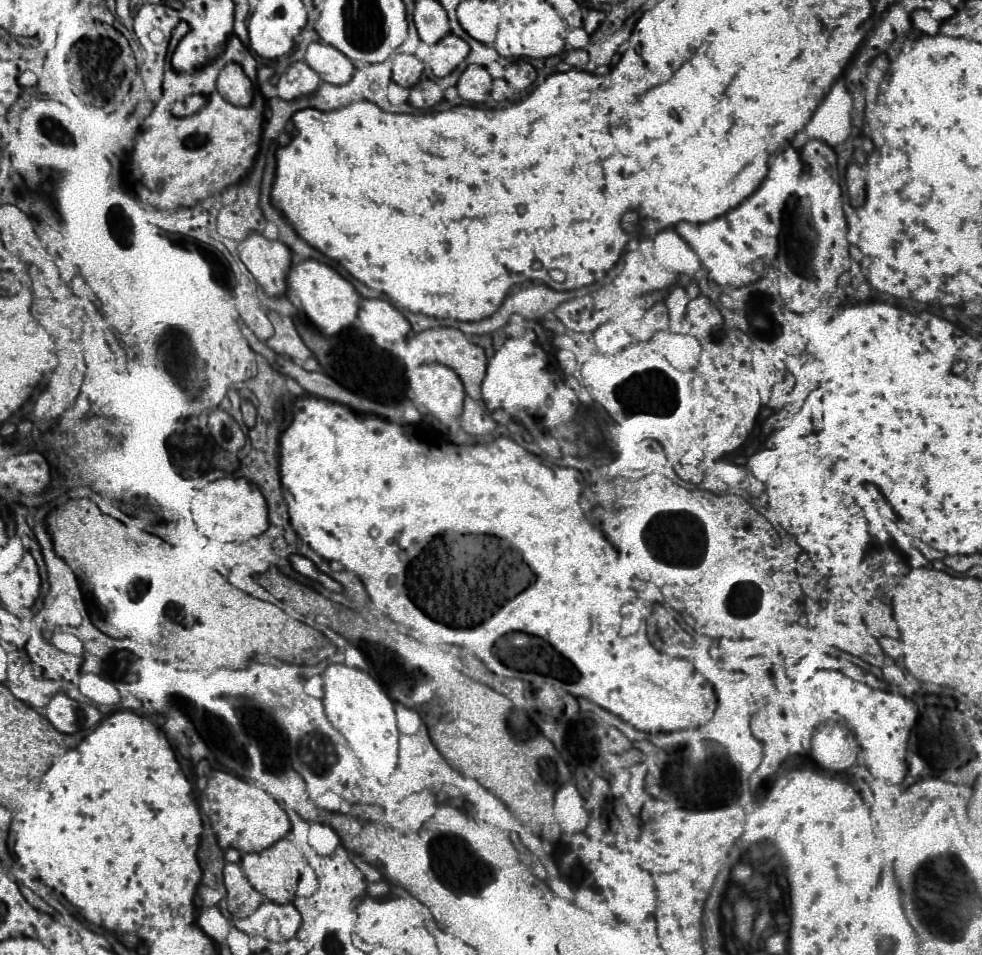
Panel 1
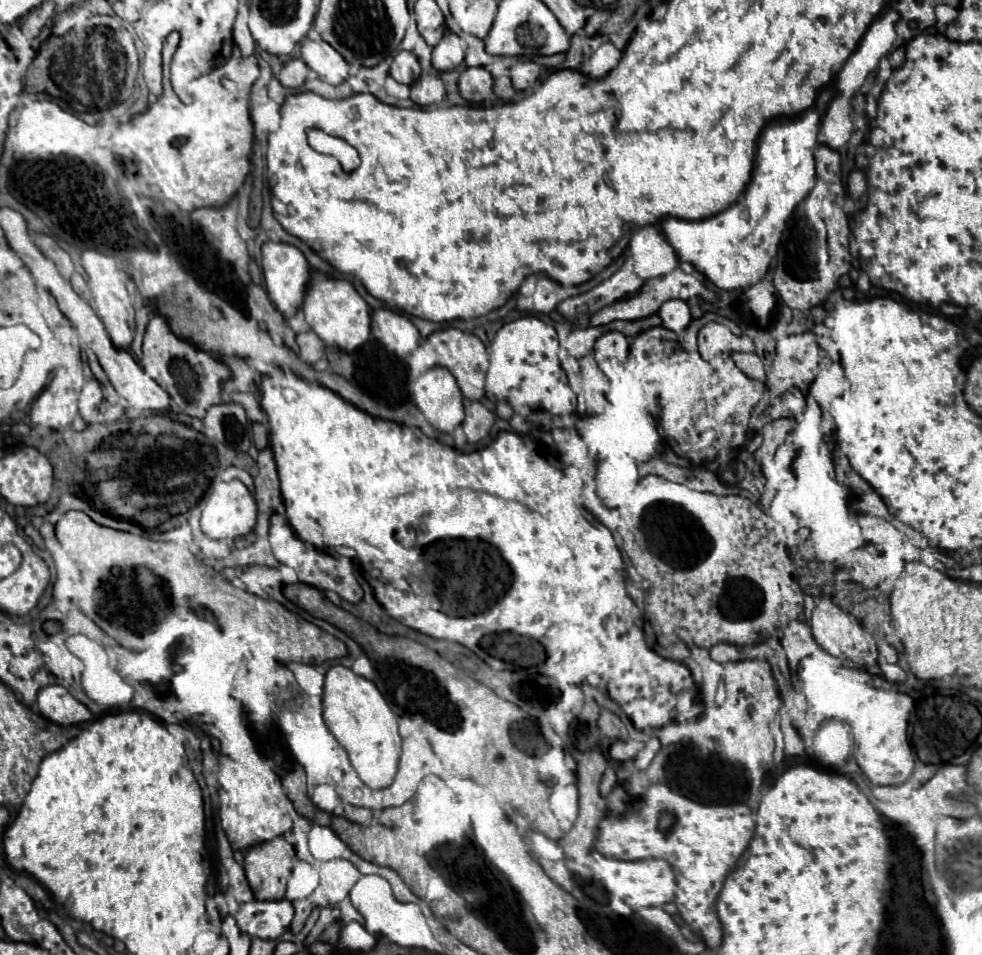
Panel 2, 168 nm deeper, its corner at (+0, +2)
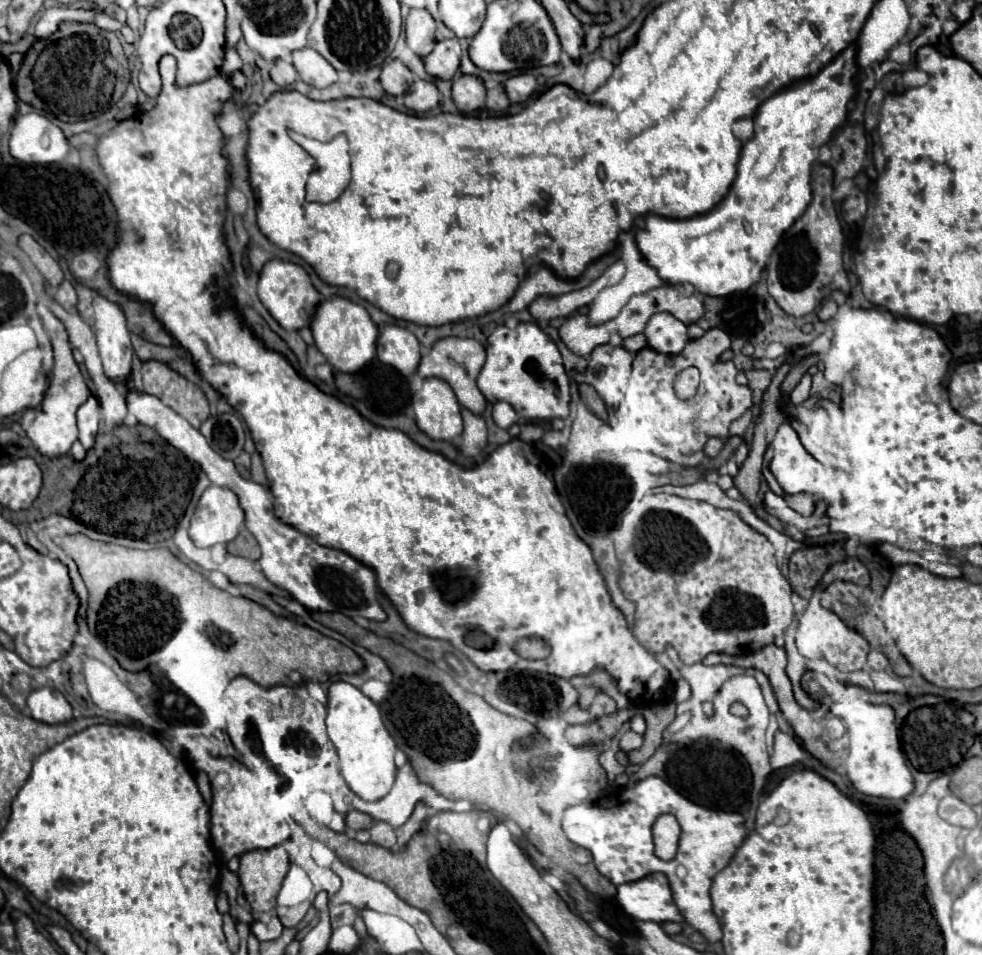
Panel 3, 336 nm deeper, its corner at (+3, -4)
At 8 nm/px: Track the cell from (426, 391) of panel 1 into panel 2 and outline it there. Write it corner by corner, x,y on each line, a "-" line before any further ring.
430,368
410,378
408,390
416,406
438,432
452,432
464,422
464,398
448,370

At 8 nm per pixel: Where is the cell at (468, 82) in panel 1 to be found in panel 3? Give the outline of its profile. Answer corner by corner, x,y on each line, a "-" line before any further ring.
457,76
453,80
453,100
465,114
473,114
485,106
485,86
477,76

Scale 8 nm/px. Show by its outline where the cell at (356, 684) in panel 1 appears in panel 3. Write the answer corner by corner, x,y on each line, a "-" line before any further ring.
337,680
329,686
327,700
329,700
327,718
325,718
327,736
331,738
339,754
341,774
347,786
359,798
369,802
387,796
397,774
397,766
395,766
397,744
381,720
379,706
371,698
367,698
359,688
343,680

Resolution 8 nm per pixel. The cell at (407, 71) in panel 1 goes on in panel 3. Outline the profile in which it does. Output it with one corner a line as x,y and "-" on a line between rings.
391,60
383,66
381,84
387,94
401,96
401,94
405,94
405,90
409,88
411,82
413,82
413,74
401,60

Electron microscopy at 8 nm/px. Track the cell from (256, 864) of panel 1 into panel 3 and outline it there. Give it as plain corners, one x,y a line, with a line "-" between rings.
283,846
251,850
241,856
239,880
253,914
273,912
283,878
289,872
289,856

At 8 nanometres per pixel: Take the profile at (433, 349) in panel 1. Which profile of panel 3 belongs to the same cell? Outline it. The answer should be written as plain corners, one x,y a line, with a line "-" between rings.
449,336
449,338
437,340
433,344
433,348
429,350
429,354
421,358
417,374
423,376
423,378
435,376
435,378
445,380
453,388
453,392
455,392
455,396
457,396
457,400
459,400
459,404
463,408
467,408
467,410
471,410
475,414
481,414
485,410
485,406
487,406
485,396
477,388
477,376
479,376
483,364
485,364
485,348
477,340

